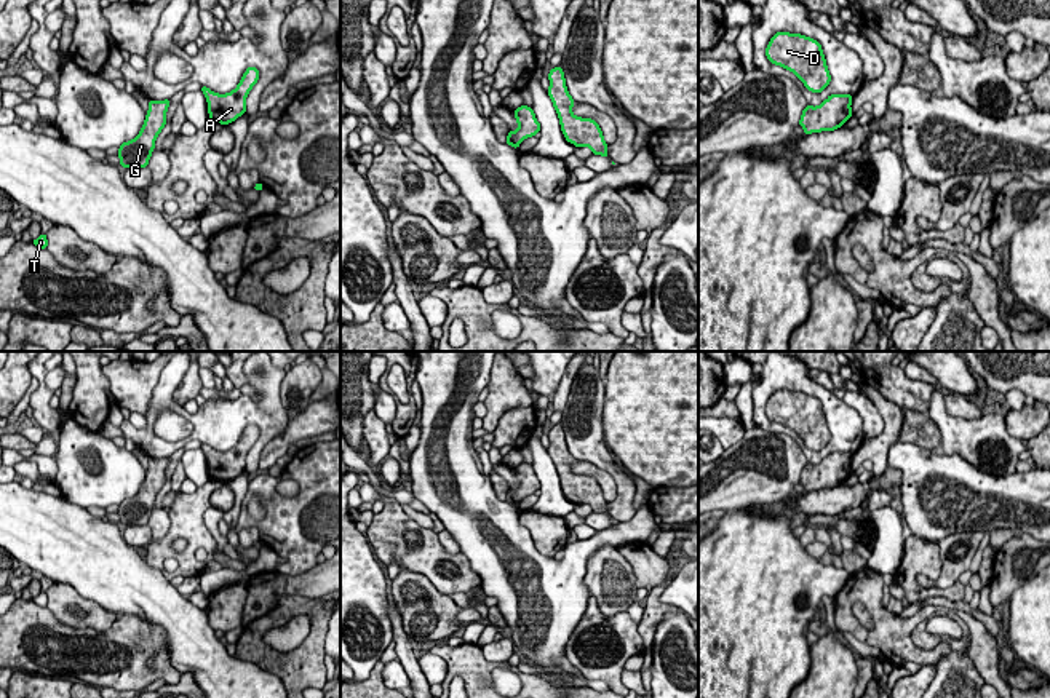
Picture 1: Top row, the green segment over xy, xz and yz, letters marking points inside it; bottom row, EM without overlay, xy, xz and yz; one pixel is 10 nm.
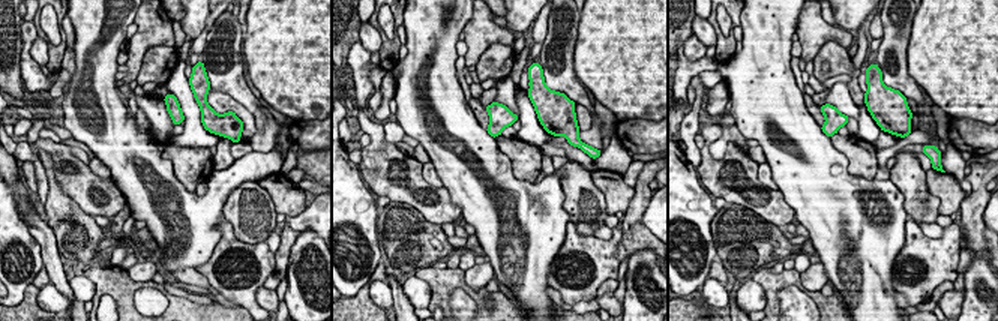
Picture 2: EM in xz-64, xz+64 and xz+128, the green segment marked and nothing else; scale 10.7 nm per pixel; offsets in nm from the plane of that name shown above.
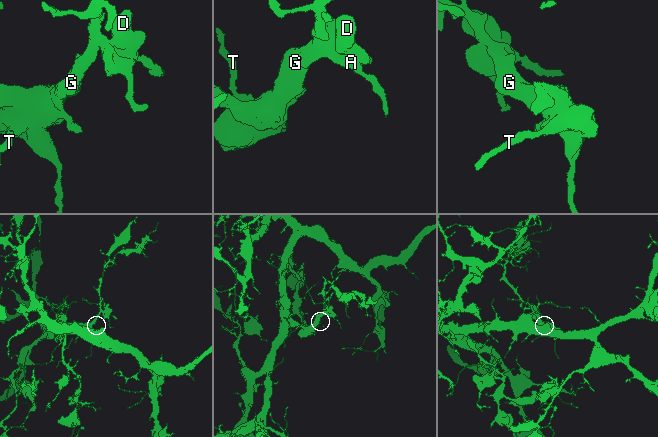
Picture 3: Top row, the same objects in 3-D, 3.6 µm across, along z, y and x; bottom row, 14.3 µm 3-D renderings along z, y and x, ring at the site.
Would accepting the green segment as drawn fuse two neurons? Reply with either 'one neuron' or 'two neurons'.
one neuron

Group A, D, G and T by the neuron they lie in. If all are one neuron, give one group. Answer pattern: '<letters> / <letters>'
A D G T

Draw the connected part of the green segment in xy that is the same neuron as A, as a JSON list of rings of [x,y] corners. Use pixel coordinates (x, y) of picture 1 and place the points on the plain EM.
[[[248,425],[243,431],[238,444],[227,452],[219,452],[206,444],[201,449],[208,460],[208,471],[211,481],[222,481],[227,484],[238,474],[246,471],[246,454],[259,438],[259,428],[256,425]]]

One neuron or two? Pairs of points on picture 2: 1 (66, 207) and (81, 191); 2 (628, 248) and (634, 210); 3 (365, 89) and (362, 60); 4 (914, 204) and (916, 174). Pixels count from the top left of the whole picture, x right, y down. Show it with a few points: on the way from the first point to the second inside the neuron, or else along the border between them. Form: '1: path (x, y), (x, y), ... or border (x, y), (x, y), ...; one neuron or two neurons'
1: border (54, 168), (59, 186), (93, 218); two neurons
2: path (632, 239), (632, 219); one neuron
3: path (362, 81), (362, 68); one neuron
4: path (914, 197), (914, 182); one neuron

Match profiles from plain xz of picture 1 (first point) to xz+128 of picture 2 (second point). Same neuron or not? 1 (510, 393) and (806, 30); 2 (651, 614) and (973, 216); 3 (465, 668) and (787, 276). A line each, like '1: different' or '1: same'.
1: same
2: same
3: same

